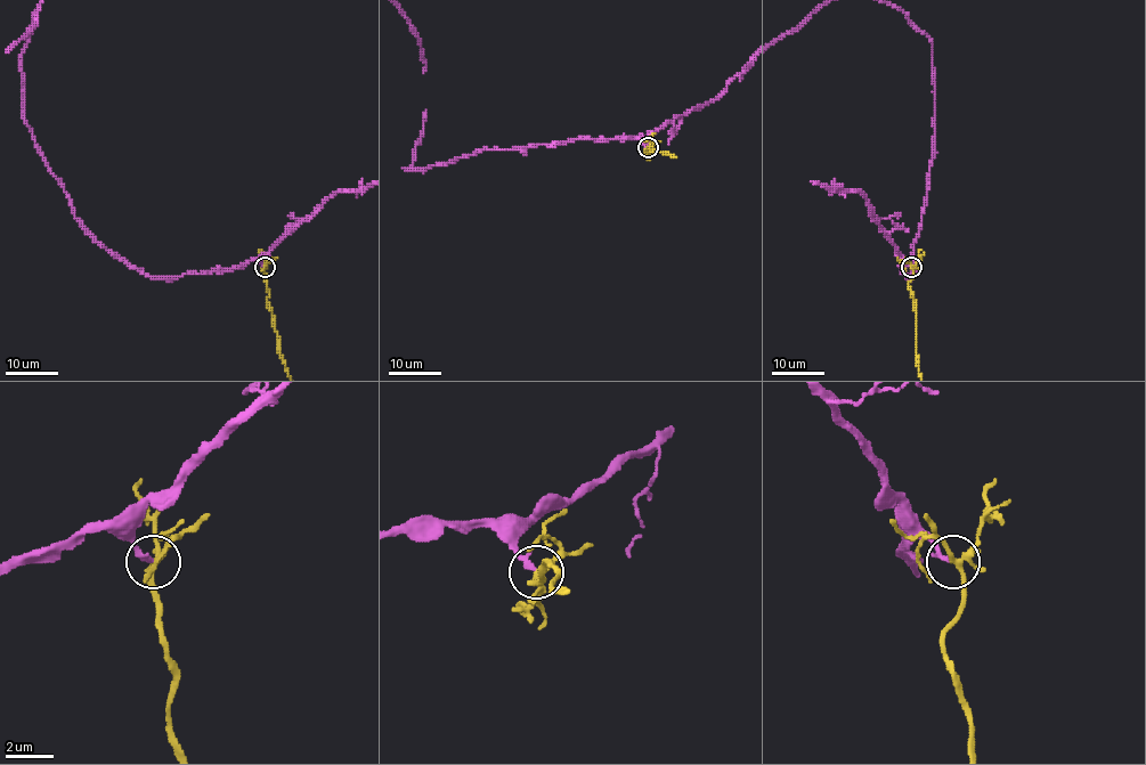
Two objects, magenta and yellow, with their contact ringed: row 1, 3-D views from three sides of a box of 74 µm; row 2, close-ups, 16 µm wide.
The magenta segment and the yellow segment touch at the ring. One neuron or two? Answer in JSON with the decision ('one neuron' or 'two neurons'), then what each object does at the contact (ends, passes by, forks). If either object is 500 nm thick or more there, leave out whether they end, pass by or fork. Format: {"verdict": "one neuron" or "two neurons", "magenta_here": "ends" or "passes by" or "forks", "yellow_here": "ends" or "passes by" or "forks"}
{"verdict": "one neuron", "magenta_here": "ends", "yellow_here": "forks"}

